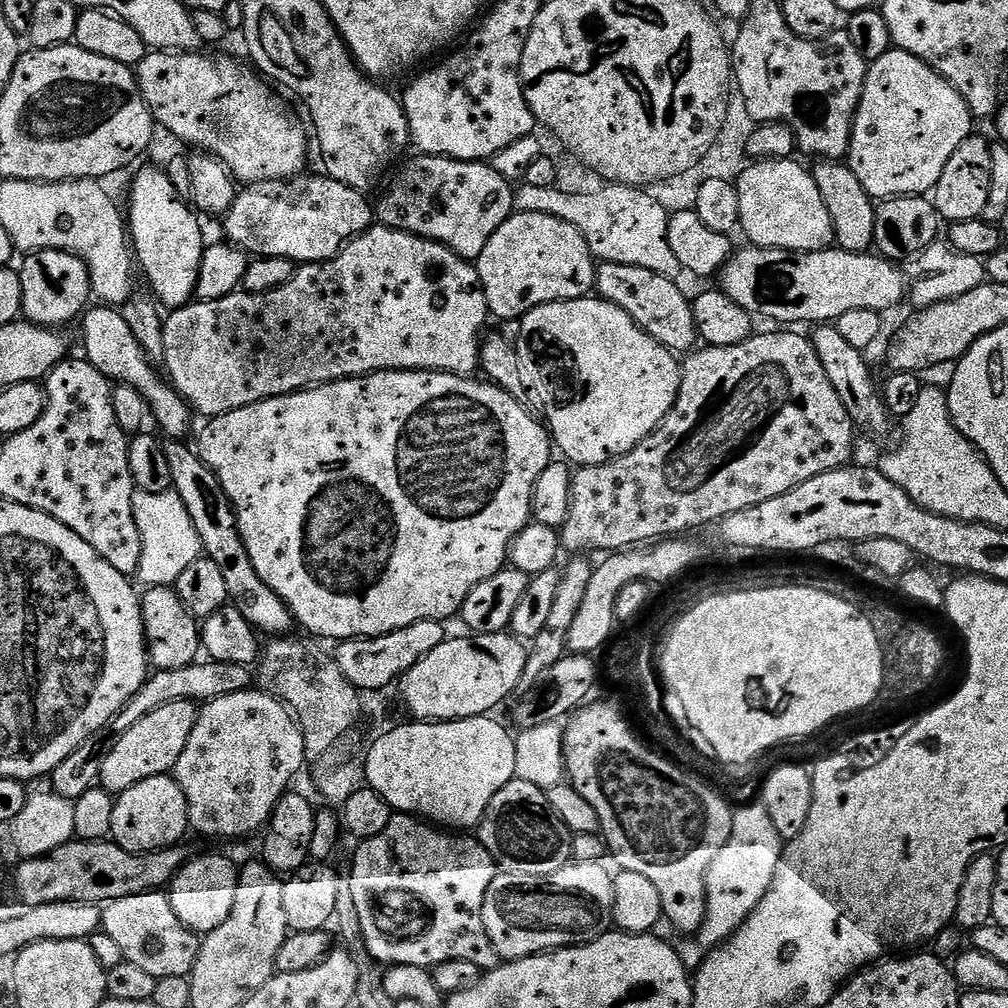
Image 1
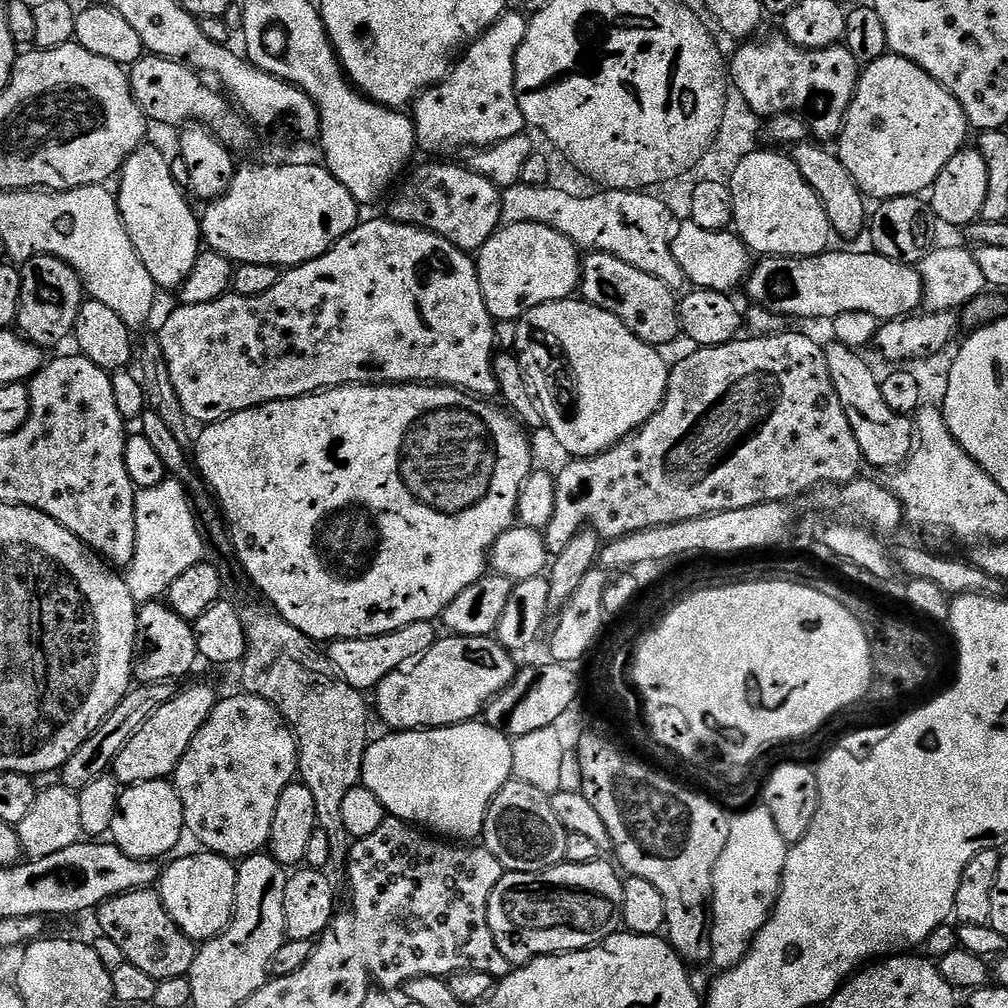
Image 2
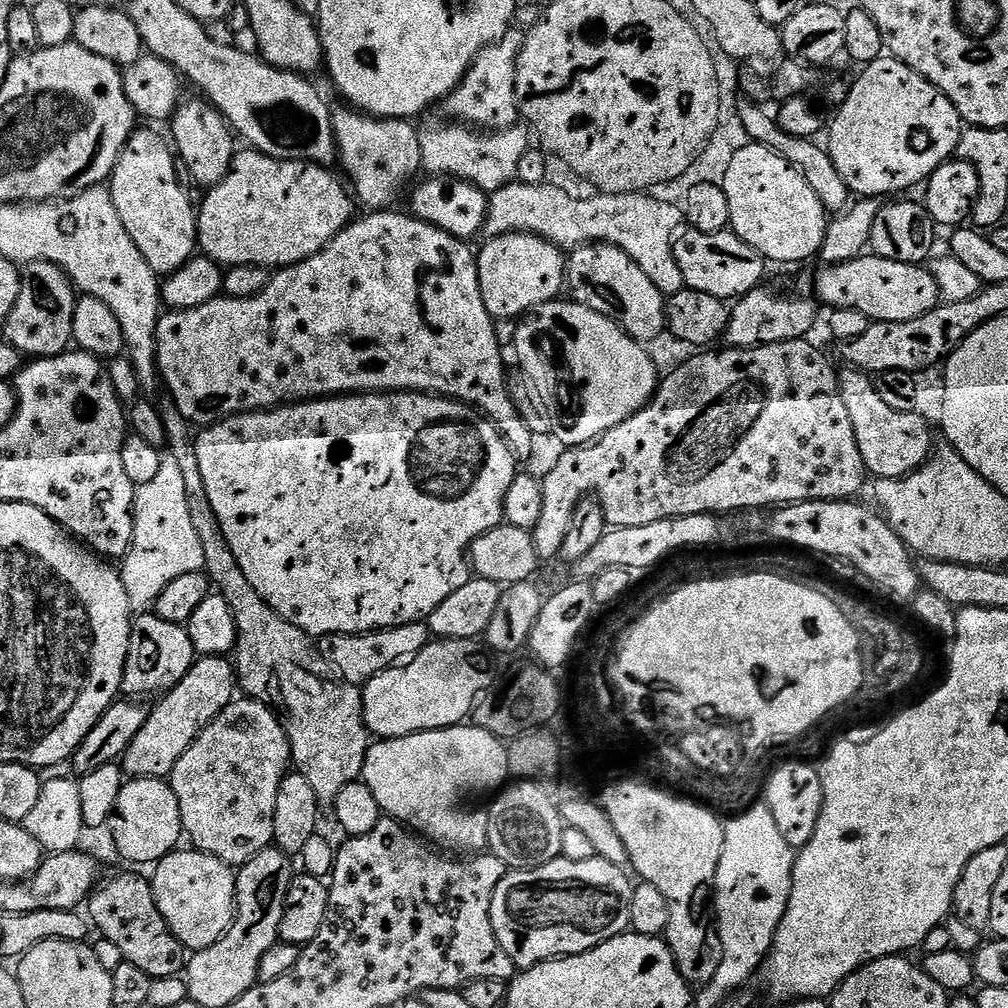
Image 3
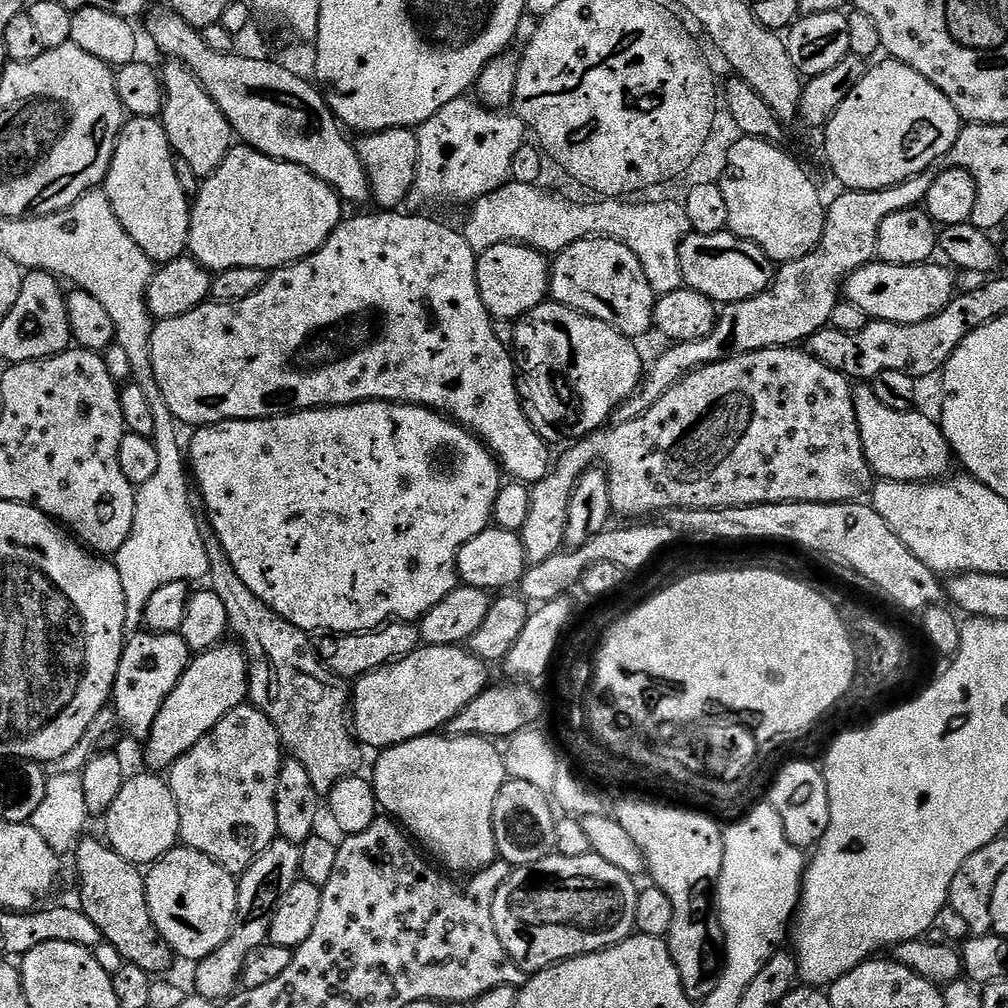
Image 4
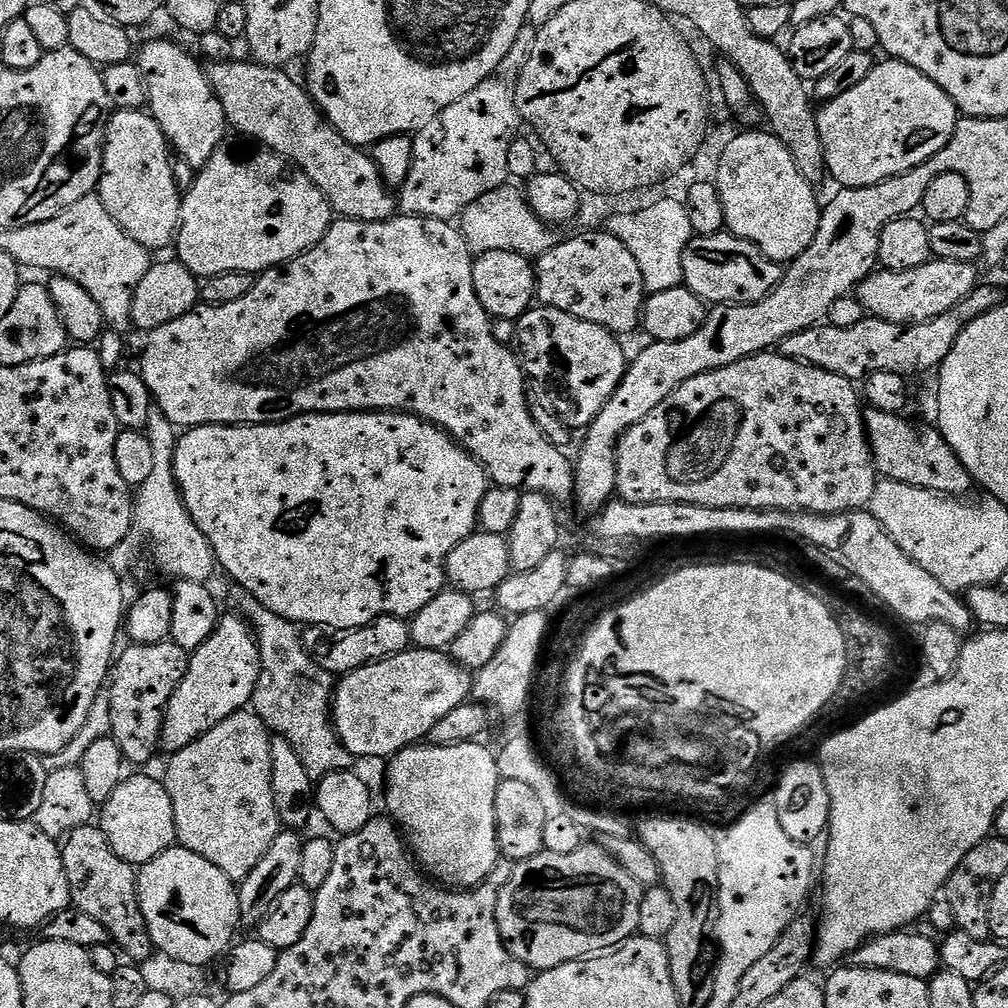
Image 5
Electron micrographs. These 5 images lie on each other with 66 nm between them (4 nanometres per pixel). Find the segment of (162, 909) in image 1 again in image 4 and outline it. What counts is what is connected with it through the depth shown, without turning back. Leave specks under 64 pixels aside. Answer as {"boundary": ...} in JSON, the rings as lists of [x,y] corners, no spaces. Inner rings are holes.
{"boundary":[[[81,839],[74,849],[76,876],[80,879],[79,908],[94,926],[98,926],[103,943],[114,946],[114,950],[122,954],[125,964],[138,966],[138,970],[146,970],[149,974],[167,973],[164,971],[174,961],[174,953],[162,934],[158,934],[154,918],[150,918],[145,873],[137,865],[123,860],[103,839],[88,839]]]}

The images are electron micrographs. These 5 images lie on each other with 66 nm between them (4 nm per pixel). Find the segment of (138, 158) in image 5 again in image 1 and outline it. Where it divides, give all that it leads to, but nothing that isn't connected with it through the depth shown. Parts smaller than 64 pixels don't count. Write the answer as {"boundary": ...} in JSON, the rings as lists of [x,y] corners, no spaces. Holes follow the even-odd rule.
{"boundary":[[[163,167],[144,168],[133,178],[128,208],[126,204],[130,244],[134,249],[139,271],[140,268],[144,271],[144,276],[152,287],[151,295],[165,309],[182,308],[196,295],[198,270],[202,266],[206,247],[199,219],[201,217],[176,193]]]}

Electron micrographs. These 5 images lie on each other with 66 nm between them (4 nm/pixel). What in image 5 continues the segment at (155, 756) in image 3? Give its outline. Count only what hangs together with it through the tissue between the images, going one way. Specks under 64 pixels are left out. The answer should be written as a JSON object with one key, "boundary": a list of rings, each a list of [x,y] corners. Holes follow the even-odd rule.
{"boundary":[[[239,614],[221,615],[216,632],[198,651],[191,653],[188,669],[168,707],[164,710],[163,751],[181,752],[190,742],[202,738],[230,714],[243,712],[252,703],[260,677],[260,655],[248,621]]]}

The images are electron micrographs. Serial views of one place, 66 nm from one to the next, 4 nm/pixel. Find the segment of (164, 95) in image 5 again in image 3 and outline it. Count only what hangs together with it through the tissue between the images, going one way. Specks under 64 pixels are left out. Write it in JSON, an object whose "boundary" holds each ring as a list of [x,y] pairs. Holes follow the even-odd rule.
{"boundary":[[[185,99],[172,113],[170,140],[174,145],[174,152],[179,163],[186,166],[191,183],[201,184],[201,189],[207,190],[218,182],[222,182],[222,178],[226,178],[232,160],[238,151],[238,144],[228,121],[224,119],[224,115],[213,104],[208,103],[207,99],[199,99]]]}

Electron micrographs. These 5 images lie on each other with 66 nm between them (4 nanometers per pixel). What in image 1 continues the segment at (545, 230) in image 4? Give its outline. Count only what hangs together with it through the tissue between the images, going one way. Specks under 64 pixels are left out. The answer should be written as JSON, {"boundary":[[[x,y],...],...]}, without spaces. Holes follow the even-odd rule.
{"boundary":[[[521,183],[514,192],[514,208],[517,212],[550,214],[554,218],[562,218],[562,222],[570,222],[570,226],[574,226],[574,230],[578,230],[578,234],[586,238],[586,246],[590,246],[597,261],[622,266],[642,266],[642,270],[654,270],[654,274],[679,277],[682,269],[678,258],[674,258],[674,250],[670,250],[668,241],[670,213],[657,200],[650,198],[650,194],[637,188],[609,183],[600,187],[604,188],[598,189],[597,192],[563,192],[563,187],[560,186],[551,188],[550,186],[530,186]]]}

